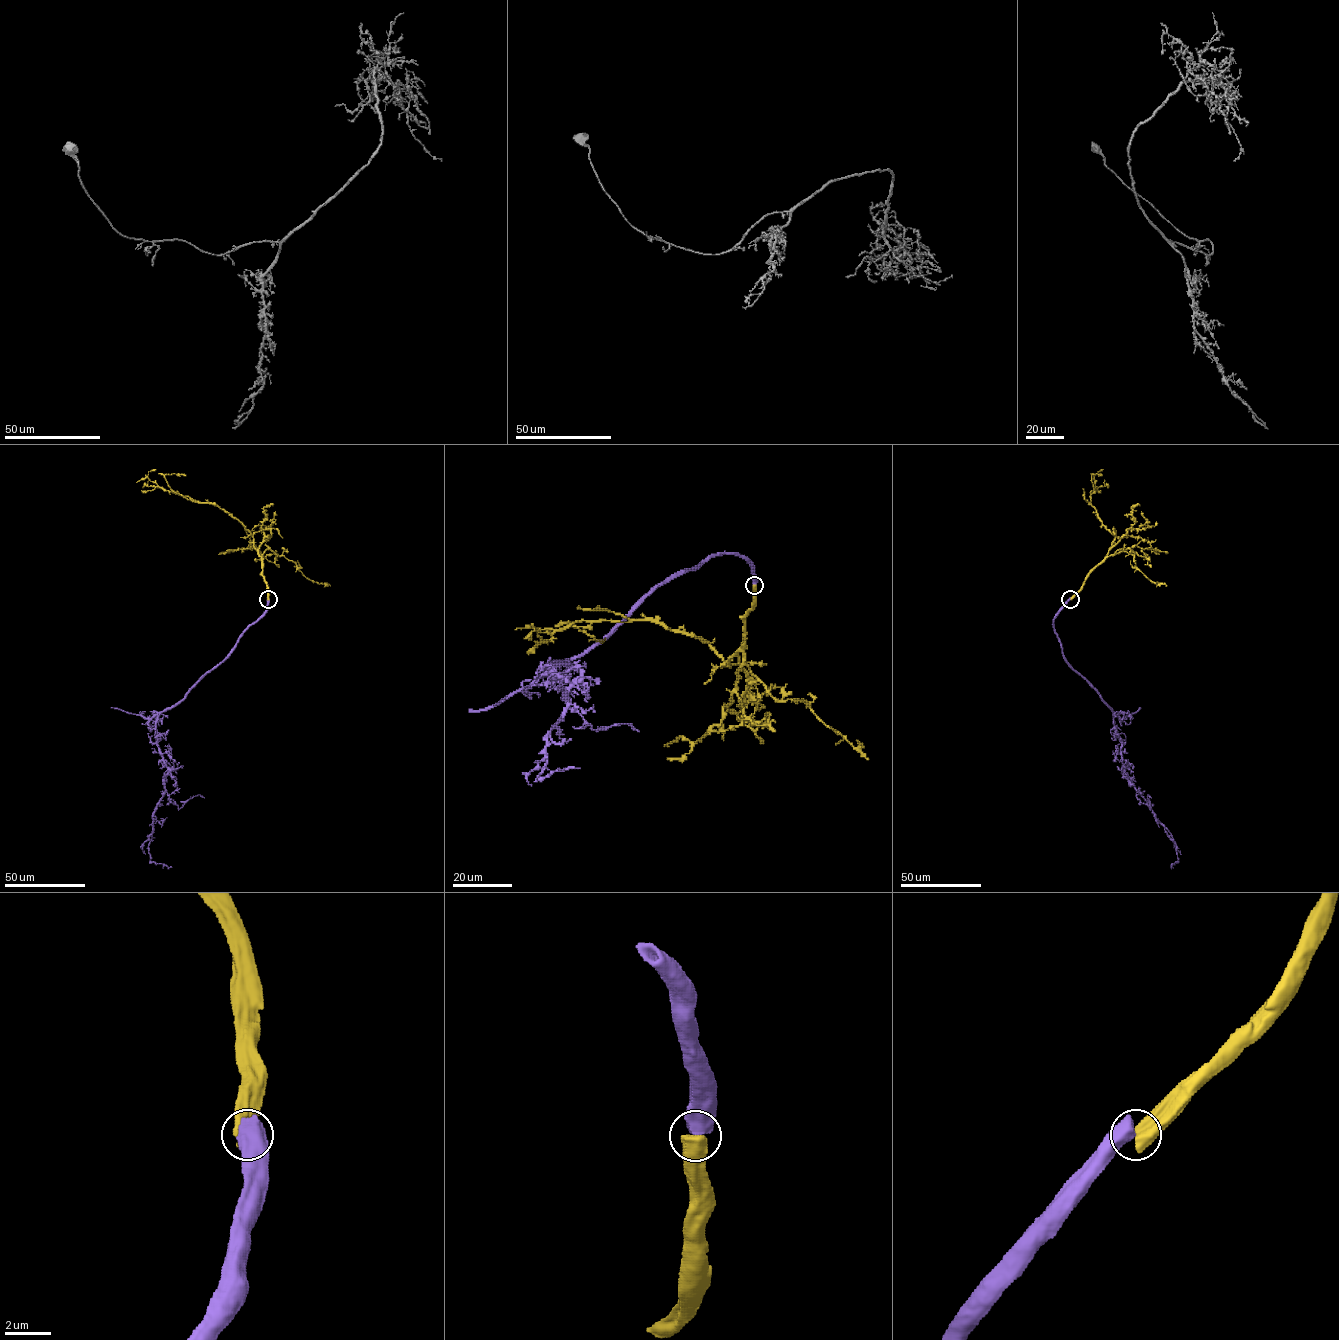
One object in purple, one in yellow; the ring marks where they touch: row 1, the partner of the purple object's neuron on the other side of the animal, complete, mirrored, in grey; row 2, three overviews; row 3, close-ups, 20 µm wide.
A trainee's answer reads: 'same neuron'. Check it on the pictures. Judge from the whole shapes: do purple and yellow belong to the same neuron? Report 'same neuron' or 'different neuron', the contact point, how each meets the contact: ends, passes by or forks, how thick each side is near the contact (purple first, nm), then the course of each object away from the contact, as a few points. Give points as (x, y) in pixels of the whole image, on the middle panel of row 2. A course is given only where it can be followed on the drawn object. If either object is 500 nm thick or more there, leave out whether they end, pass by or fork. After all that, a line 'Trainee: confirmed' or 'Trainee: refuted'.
different neuron; at (754, 585); 700 nm thick on the purple side, 750 nm on the other; purple runs (754, 584), (743, 557), (712, 555), (551, 664), (571, 687), (537, 777), (579, 768); yellow runs (754, 584), (743, 642), (727, 664), (701, 638), (649, 620), (535, 627), (550, 640)
Trainee: refuted

